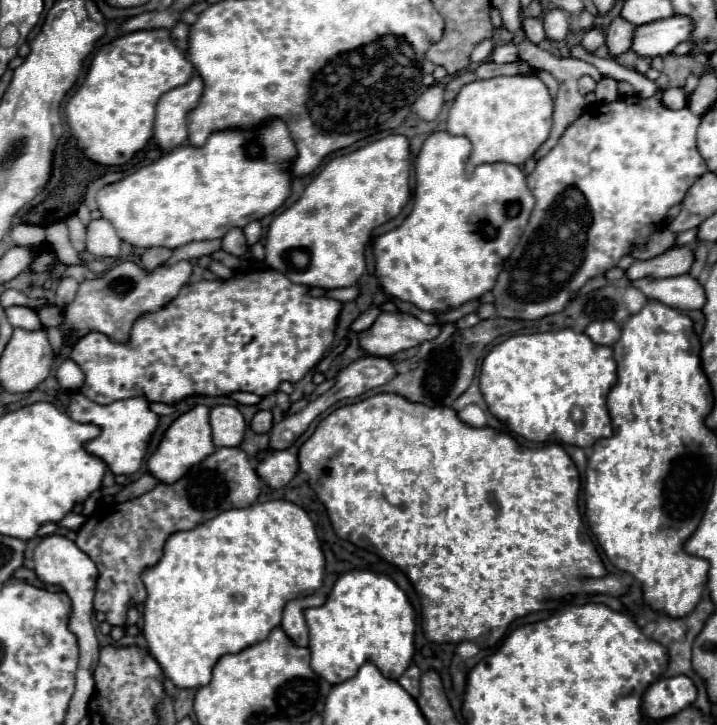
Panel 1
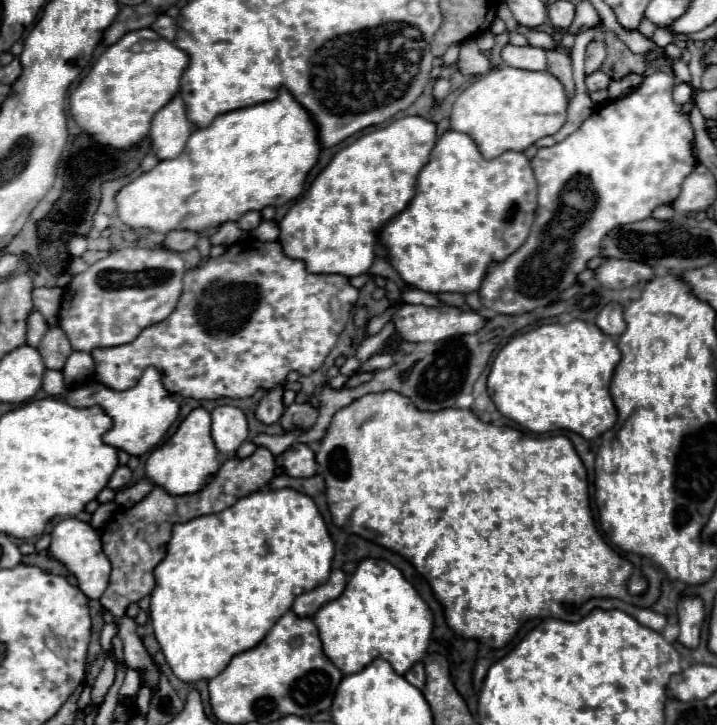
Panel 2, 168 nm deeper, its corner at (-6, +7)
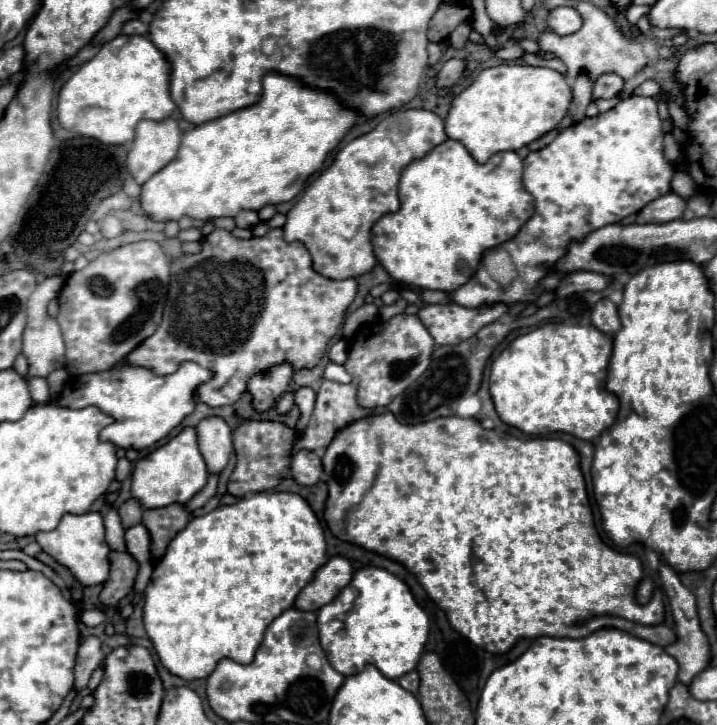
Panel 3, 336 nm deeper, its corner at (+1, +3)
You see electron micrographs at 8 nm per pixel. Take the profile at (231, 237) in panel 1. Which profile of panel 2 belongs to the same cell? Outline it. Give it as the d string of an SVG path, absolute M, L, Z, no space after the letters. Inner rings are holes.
M246 212L246 214L238 220L238 226L240 226L244 232L252 232L254 228L258 228L260 222L262 222L262 214L260 214L260 212Z

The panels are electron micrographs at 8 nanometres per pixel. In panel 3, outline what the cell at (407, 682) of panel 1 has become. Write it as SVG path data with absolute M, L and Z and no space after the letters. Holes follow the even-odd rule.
M413 670L413 672L405 674L405 676L401 676L397 682L399 682L405 690L409 690L411 694L417 694L417 688L419 688L419 674Z

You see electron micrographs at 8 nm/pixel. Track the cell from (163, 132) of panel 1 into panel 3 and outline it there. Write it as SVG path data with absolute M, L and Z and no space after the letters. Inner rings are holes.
M165 118L161 122L143 120L137 124L135 140L127 154L127 170L137 184L149 180L175 158L181 136L183 134L175 118Z

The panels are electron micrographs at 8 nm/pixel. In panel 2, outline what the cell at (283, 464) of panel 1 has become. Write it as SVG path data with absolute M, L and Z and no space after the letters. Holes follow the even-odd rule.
M292 444L286 452L282 452L280 456L276 456L276 464L284 466L286 474L294 476L294 478L310 478L316 474L316 456L314 450L308 444Z

